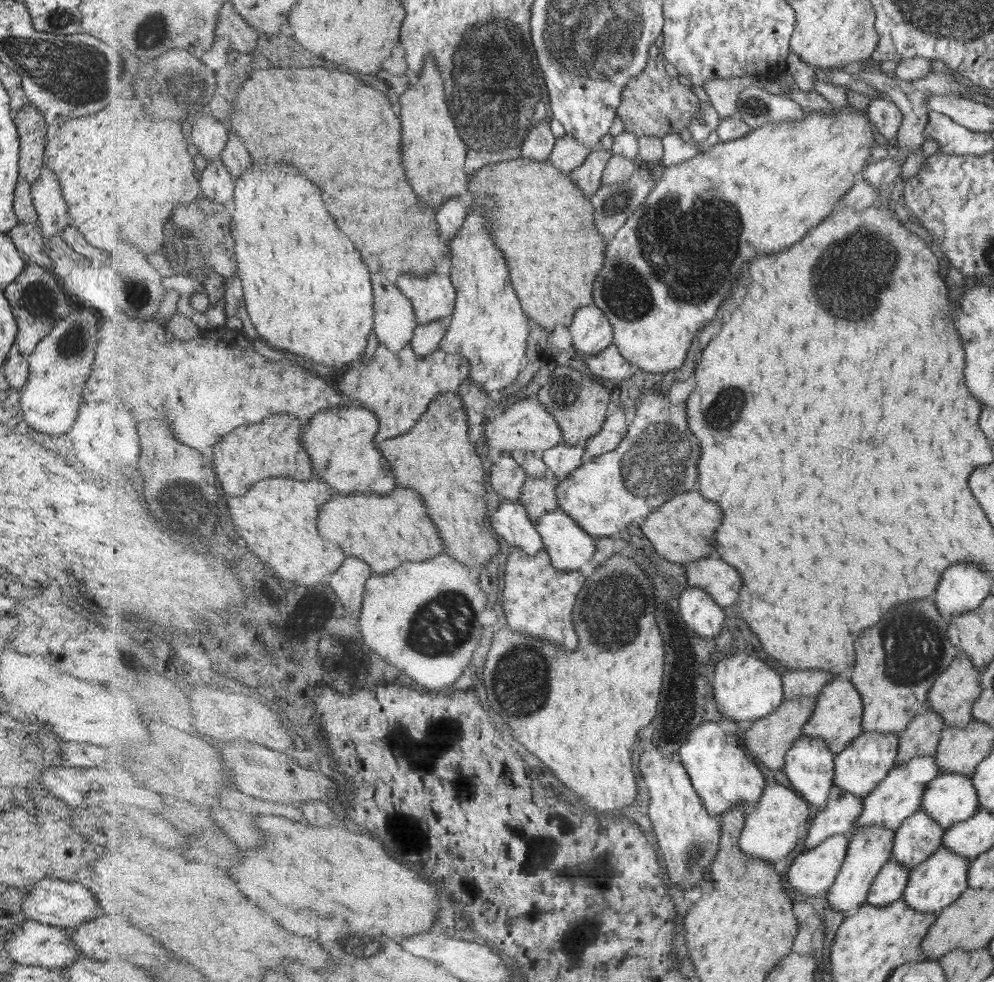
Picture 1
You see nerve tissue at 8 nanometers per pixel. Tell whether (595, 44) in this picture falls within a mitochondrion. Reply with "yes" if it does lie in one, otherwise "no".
yes

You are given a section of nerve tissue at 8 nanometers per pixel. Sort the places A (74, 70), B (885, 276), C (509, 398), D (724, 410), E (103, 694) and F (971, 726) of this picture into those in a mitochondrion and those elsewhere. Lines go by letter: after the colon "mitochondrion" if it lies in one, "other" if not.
A: mitochondrion
B: mitochondrion
C: other
D: mitochondrion
E: other
F: other

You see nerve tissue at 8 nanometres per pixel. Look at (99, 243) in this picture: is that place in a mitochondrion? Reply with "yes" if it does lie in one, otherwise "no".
no

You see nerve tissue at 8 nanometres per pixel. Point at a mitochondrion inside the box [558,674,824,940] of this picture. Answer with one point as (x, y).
(700, 841)

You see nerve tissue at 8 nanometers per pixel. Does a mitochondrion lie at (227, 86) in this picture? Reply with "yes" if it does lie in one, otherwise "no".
no

